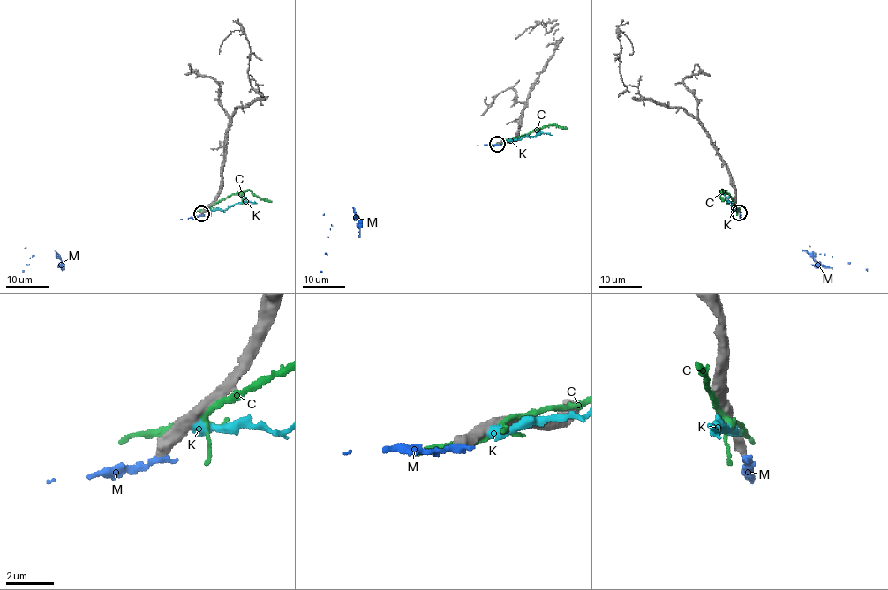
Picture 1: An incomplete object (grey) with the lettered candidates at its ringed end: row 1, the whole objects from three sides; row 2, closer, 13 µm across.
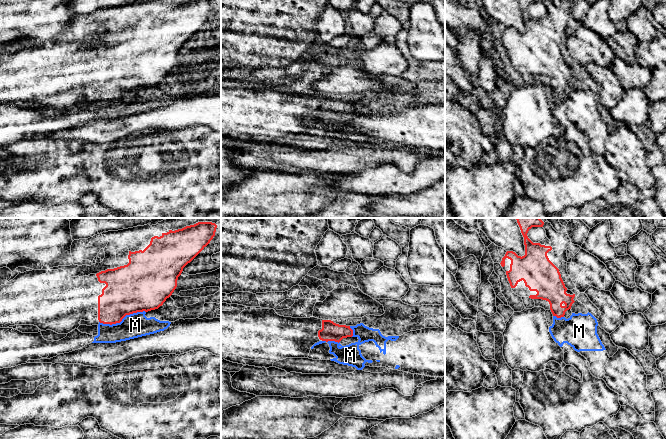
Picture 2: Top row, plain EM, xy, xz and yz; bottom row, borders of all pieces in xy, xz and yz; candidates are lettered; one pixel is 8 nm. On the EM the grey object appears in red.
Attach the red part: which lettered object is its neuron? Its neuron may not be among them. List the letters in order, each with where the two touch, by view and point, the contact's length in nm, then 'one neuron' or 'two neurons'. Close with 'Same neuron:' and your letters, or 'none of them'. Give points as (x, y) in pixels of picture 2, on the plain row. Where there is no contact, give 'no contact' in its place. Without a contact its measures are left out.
C: no contact; two neurons
K: no contact; two neurons
M: contact xy (122, 94); length 380 nm; two neurons
Same neuron: none of them

